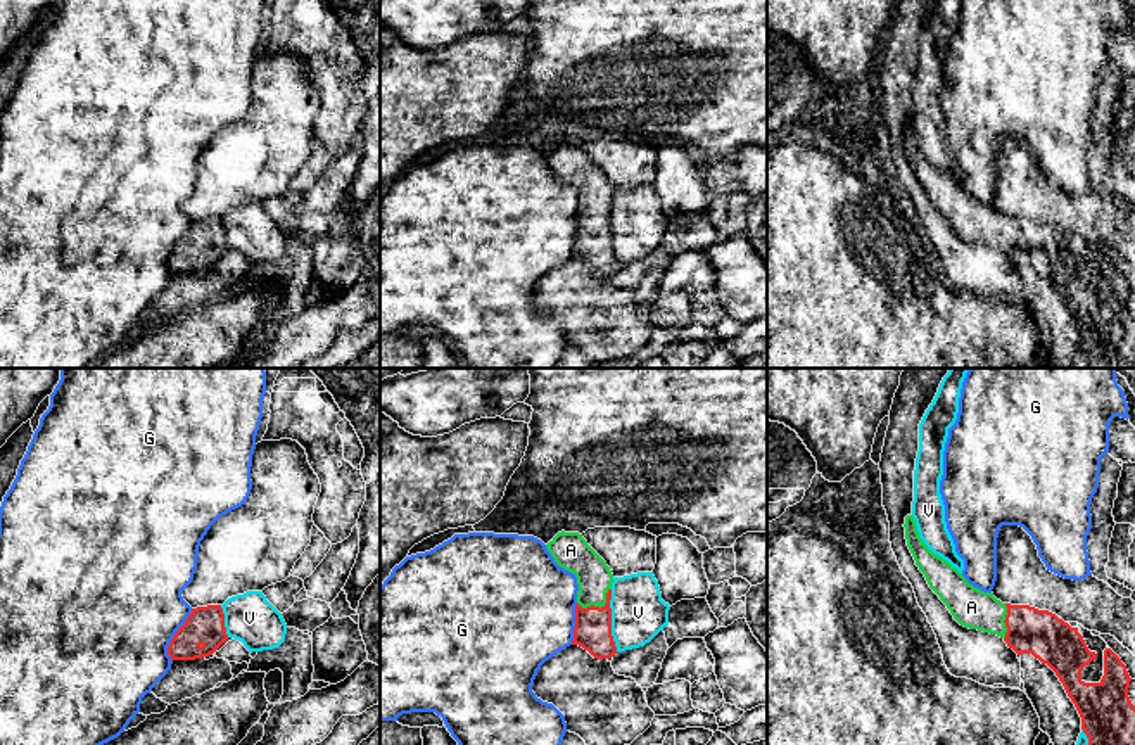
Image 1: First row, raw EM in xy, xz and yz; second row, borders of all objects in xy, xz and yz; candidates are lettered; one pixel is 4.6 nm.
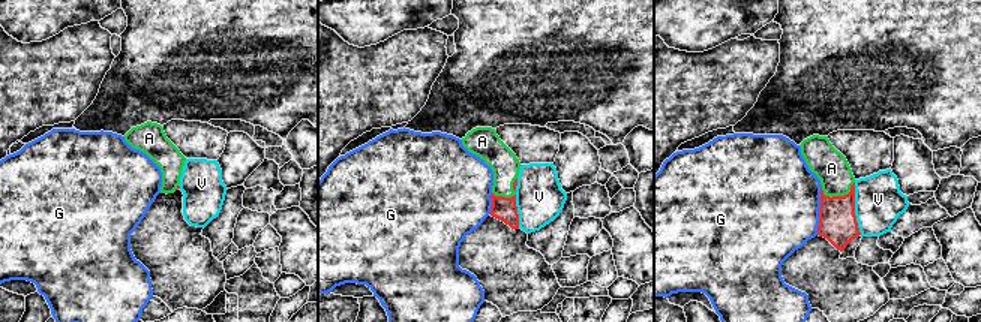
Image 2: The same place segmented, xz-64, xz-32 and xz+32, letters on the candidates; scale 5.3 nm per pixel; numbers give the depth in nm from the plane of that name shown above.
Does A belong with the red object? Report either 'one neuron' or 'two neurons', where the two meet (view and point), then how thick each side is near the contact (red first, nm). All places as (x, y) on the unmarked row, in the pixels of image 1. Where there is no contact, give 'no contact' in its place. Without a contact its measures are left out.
one neuron; meets red in xz at (598, 220); 180 nm thick on the red side, 160 nm on the other

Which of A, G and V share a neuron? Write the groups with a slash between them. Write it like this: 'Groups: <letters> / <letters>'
Groups: A / G / V

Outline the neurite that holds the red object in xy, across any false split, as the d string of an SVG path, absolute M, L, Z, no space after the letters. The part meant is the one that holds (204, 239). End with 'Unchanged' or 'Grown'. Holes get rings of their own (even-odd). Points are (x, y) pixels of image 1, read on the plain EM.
M221 218L192 221L185 237L173 249L171 273L195 273L212 268L228 252Z. Unchanged

